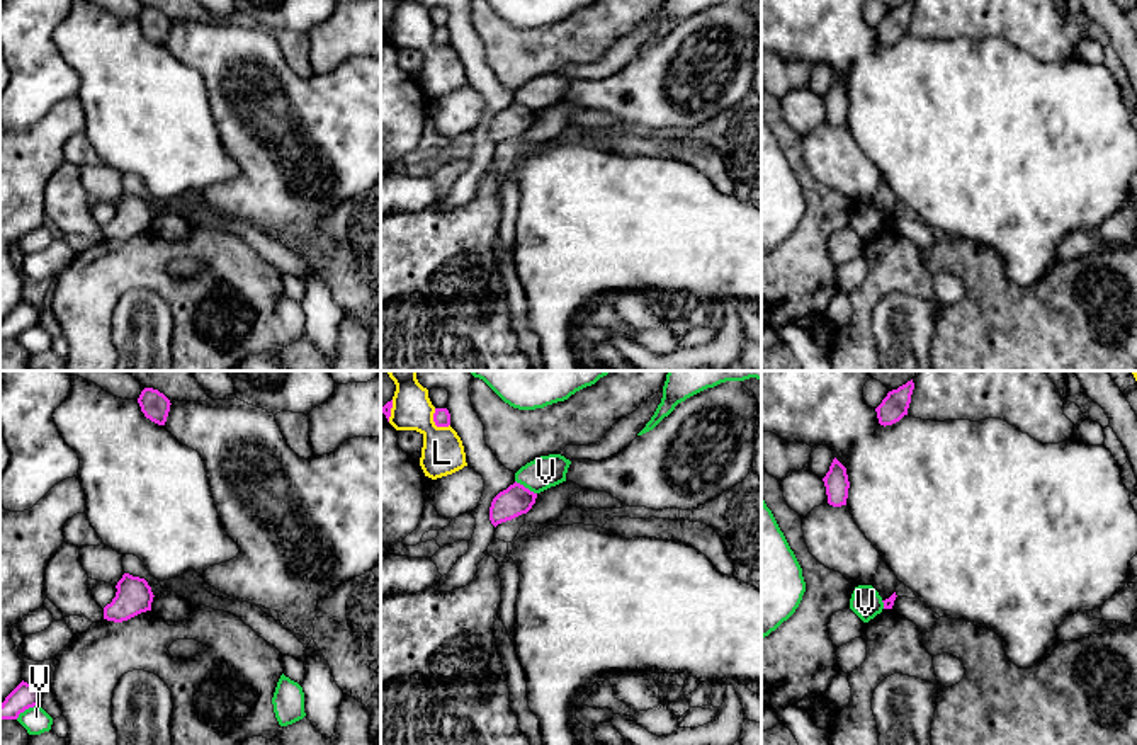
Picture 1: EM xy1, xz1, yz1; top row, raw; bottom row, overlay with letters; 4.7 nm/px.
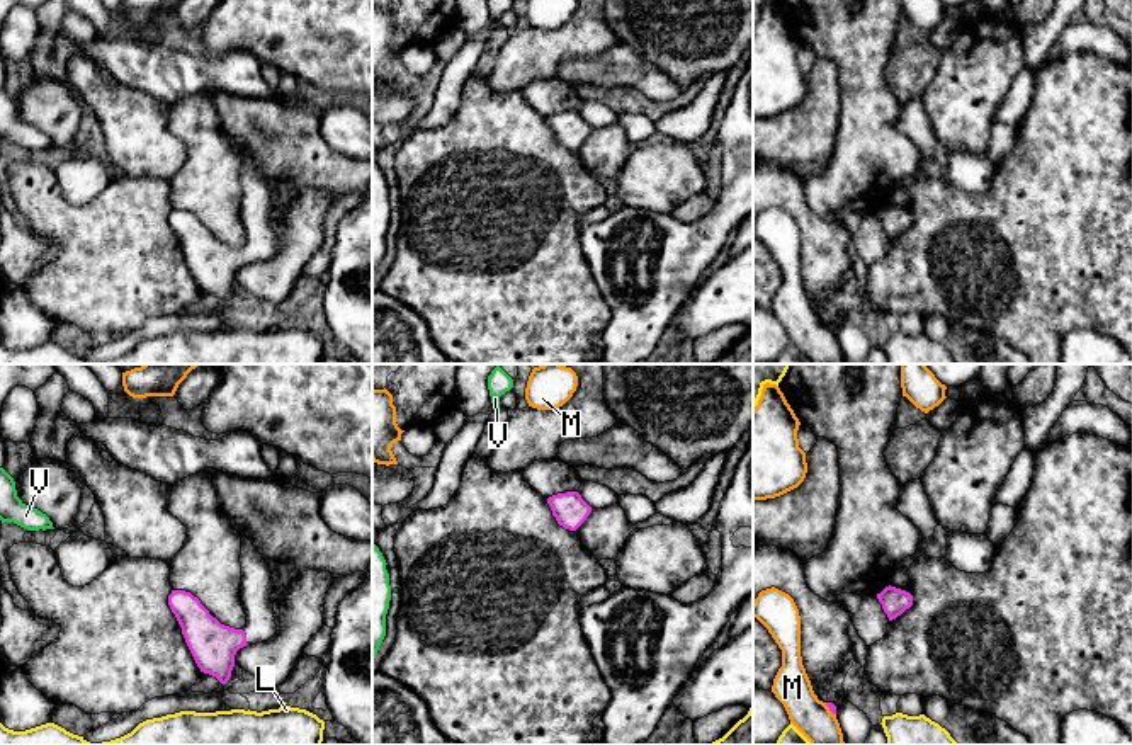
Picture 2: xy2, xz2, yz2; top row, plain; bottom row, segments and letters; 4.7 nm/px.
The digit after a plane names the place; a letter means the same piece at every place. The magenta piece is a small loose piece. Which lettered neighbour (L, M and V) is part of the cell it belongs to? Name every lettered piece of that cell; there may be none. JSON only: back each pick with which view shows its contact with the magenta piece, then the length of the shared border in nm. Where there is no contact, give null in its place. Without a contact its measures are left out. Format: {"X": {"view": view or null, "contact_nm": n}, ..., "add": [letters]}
{"add": []}

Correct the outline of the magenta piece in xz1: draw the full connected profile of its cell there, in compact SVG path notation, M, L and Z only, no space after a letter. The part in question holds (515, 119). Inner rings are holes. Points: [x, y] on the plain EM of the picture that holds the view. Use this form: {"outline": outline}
{"outline": "M515 100L493 117L489 126L491 143L496 146L501 141L527 133L535 122L535 117L537 112L530 111L529 107Z"}

